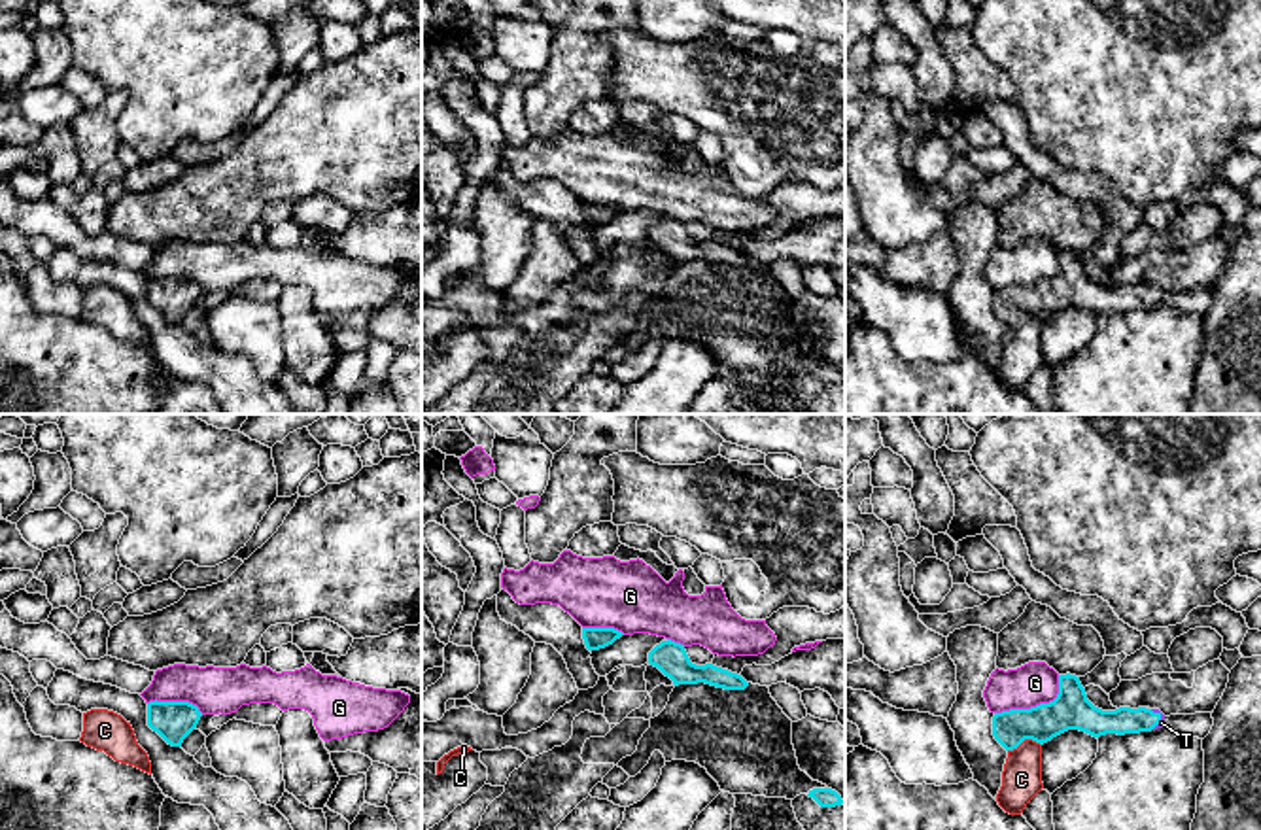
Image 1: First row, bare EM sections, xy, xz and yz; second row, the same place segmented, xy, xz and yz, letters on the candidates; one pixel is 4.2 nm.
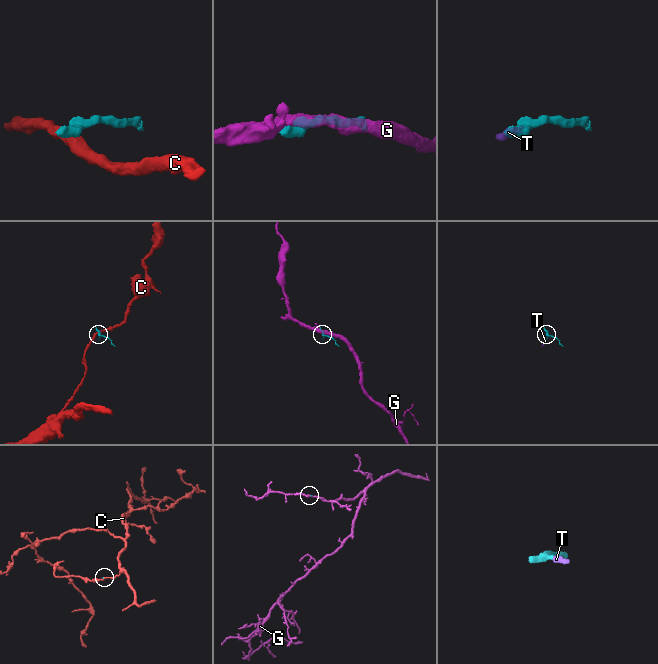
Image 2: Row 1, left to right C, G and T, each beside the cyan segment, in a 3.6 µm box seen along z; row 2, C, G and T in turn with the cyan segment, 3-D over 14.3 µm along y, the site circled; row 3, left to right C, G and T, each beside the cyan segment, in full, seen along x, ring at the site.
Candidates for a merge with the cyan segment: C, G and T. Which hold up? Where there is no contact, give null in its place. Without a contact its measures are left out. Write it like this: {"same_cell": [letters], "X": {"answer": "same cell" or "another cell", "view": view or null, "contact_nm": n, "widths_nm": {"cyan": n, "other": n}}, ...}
{"same_cell": ["T"], "C": {"answer": "another cell", "view": "yz", "contact_nm": 150, "widths_nm": {"cyan": 170, "other": 180}}, "G": {"answer": "another cell", "view": "yz", "contact_nm": 320, "widths_nm": {"cyan": 170, "other": 180}}, "T": {"answer": "same cell", "view": "yz", "contact_nm": 90, "widths_nm": {"cyan": 120, "other": 20}}}

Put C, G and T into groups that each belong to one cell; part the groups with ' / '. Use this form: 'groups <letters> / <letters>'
groups C / G / T

